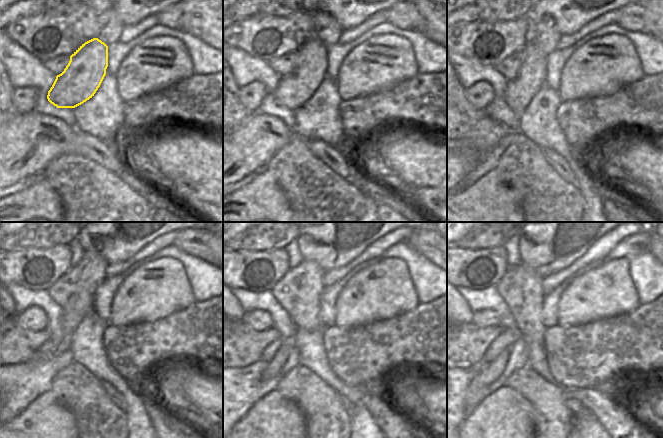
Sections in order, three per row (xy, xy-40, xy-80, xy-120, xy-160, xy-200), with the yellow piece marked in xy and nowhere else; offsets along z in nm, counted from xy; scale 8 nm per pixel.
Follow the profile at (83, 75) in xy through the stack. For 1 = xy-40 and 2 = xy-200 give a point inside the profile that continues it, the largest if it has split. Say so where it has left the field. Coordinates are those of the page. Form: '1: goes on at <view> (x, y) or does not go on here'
1: goes on at xy-40 (293, 90)
2: goes on at xy-200 (484, 373)

